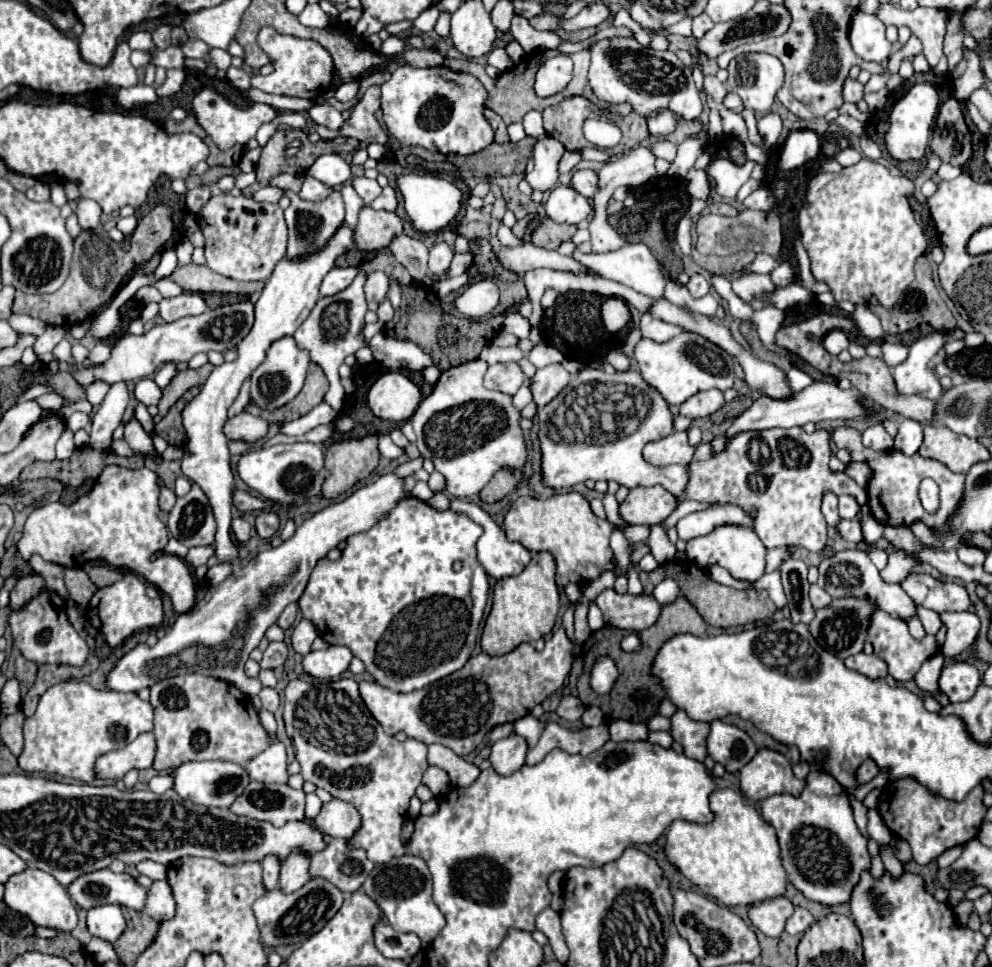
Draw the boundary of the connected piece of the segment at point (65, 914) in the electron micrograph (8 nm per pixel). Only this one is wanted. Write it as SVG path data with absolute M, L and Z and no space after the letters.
M26 868L24 872L14 874L6 882L4 902L14 912L28 916L36 926L48 926L48 928L56 928L60 932L70 932L78 924L76 908L68 896L66 888L62 884L58 884L58 880L54 880L54 876L50 876L48 872L42 872L38 868Z

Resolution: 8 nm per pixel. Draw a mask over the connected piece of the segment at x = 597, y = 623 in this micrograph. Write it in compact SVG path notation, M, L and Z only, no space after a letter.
M592 604L592 606L590 606L590 612L588 612L588 622L590 622L590 628L592 628L592 630L598 630L598 628L602 628L602 626L604 626L602 612L600 612L600 608L598 608L596 604Z

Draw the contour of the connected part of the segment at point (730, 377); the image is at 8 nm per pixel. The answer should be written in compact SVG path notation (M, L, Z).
M684 330L682 334L662 344L650 338L640 338L640 342L634 346L632 356L646 384L656 388L670 406L680 406L702 390L718 388L724 392L734 386L734 358L696 332Z

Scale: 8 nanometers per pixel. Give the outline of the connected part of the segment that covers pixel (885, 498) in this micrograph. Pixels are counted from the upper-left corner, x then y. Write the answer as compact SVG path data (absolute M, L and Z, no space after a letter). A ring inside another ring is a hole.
M836 428L832 432L832 442L838 448L848 448L852 454L852 460L866 460L872 468L872 480L868 484L868 502L872 508L874 518L880 524L890 524L890 526L910 526L914 520L924 520L926 526L934 528L934 526L942 526L944 520L952 514L952 510L960 504L962 494L964 494L964 474L956 474L952 470L948 470L944 464L940 464L938 460L930 460L930 458L922 458L920 454L914 456L904 456L898 450L888 450L888 452L874 452L866 446L862 446L860 440L860 432L854 428ZM922 478L934 478L940 486L940 508L936 514L928 514L918 498L918 486Z

